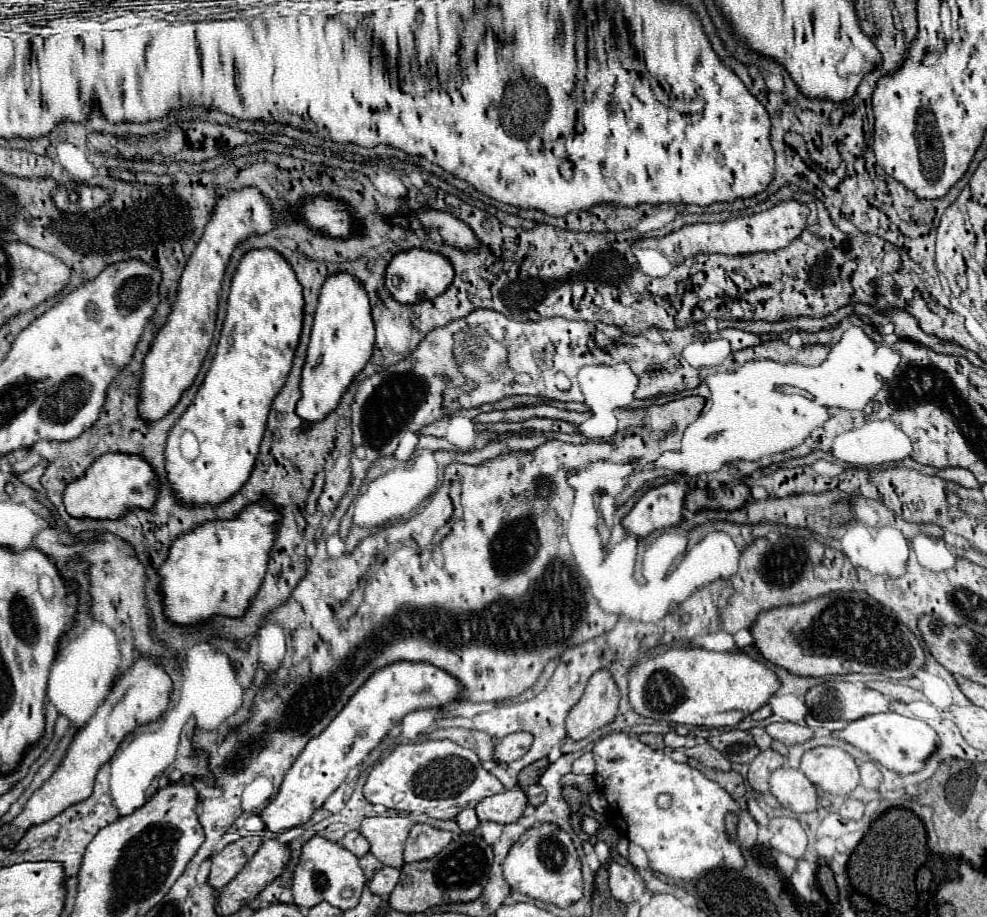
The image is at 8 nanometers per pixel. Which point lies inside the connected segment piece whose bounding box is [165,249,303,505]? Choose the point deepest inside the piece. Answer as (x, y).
(260, 333)

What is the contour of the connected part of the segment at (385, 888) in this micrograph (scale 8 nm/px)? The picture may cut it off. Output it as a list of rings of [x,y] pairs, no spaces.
[[[383,867],[369,881],[369,889],[371,889],[371,893],[375,893],[379,897],[387,897],[393,891],[393,887],[397,885],[397,881],[399,881],[399,871],[393,867]]]

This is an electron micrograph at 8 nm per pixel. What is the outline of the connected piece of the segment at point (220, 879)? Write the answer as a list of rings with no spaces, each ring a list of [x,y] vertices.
[[[249,835],[249,837],[241,837],[235,843],[229,843],[223,851],[213,855],[209,883],[215,889],[225,887],[247,865],[247,861],[255,855],[259,845],[261,845],[261,837]]]

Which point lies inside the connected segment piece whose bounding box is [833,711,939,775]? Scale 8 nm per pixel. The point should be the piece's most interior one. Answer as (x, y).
(901, 744)

